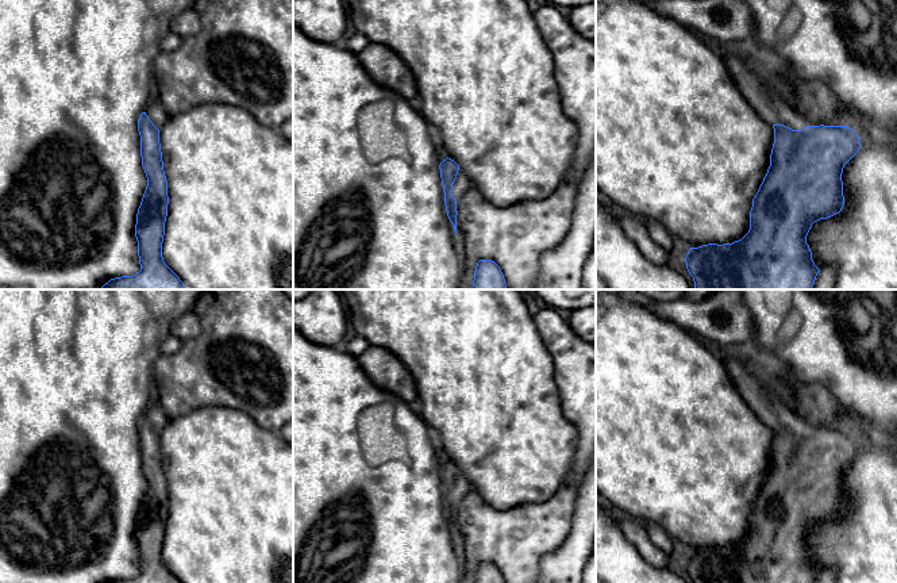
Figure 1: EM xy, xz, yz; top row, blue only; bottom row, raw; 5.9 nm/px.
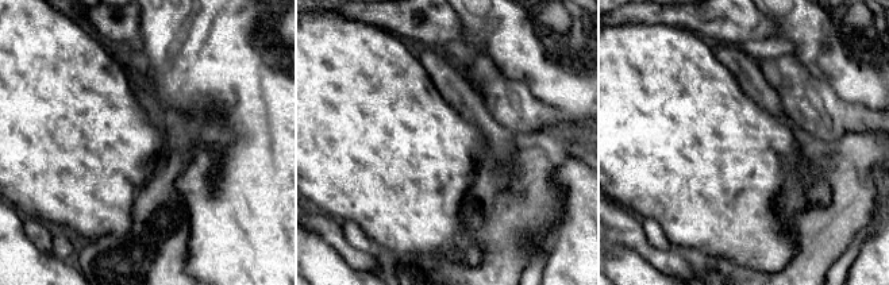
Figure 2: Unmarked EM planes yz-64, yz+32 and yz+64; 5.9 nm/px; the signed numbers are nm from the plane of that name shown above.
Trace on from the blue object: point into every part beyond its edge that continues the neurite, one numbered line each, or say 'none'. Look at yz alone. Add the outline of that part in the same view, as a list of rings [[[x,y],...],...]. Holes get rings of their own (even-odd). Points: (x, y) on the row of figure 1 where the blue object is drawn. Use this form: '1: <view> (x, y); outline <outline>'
1: yz (765, 98); outline [[[744,51],[727,54],[723,61],[742,95],[766,122],[784,124],[792,130],[806,127],[784,93]]]

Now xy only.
1: xy (156, 112); outline [[[154,96],[150,101],[150,104],[145,110],[149,119],[154,123],[154,126],[161,130],[162,126],[169,120],[169,115],[163,110],[159,99]]]

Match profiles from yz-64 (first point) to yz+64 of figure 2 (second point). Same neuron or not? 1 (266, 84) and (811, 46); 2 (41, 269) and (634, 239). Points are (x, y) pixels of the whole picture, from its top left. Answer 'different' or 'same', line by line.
1: same
2: different

